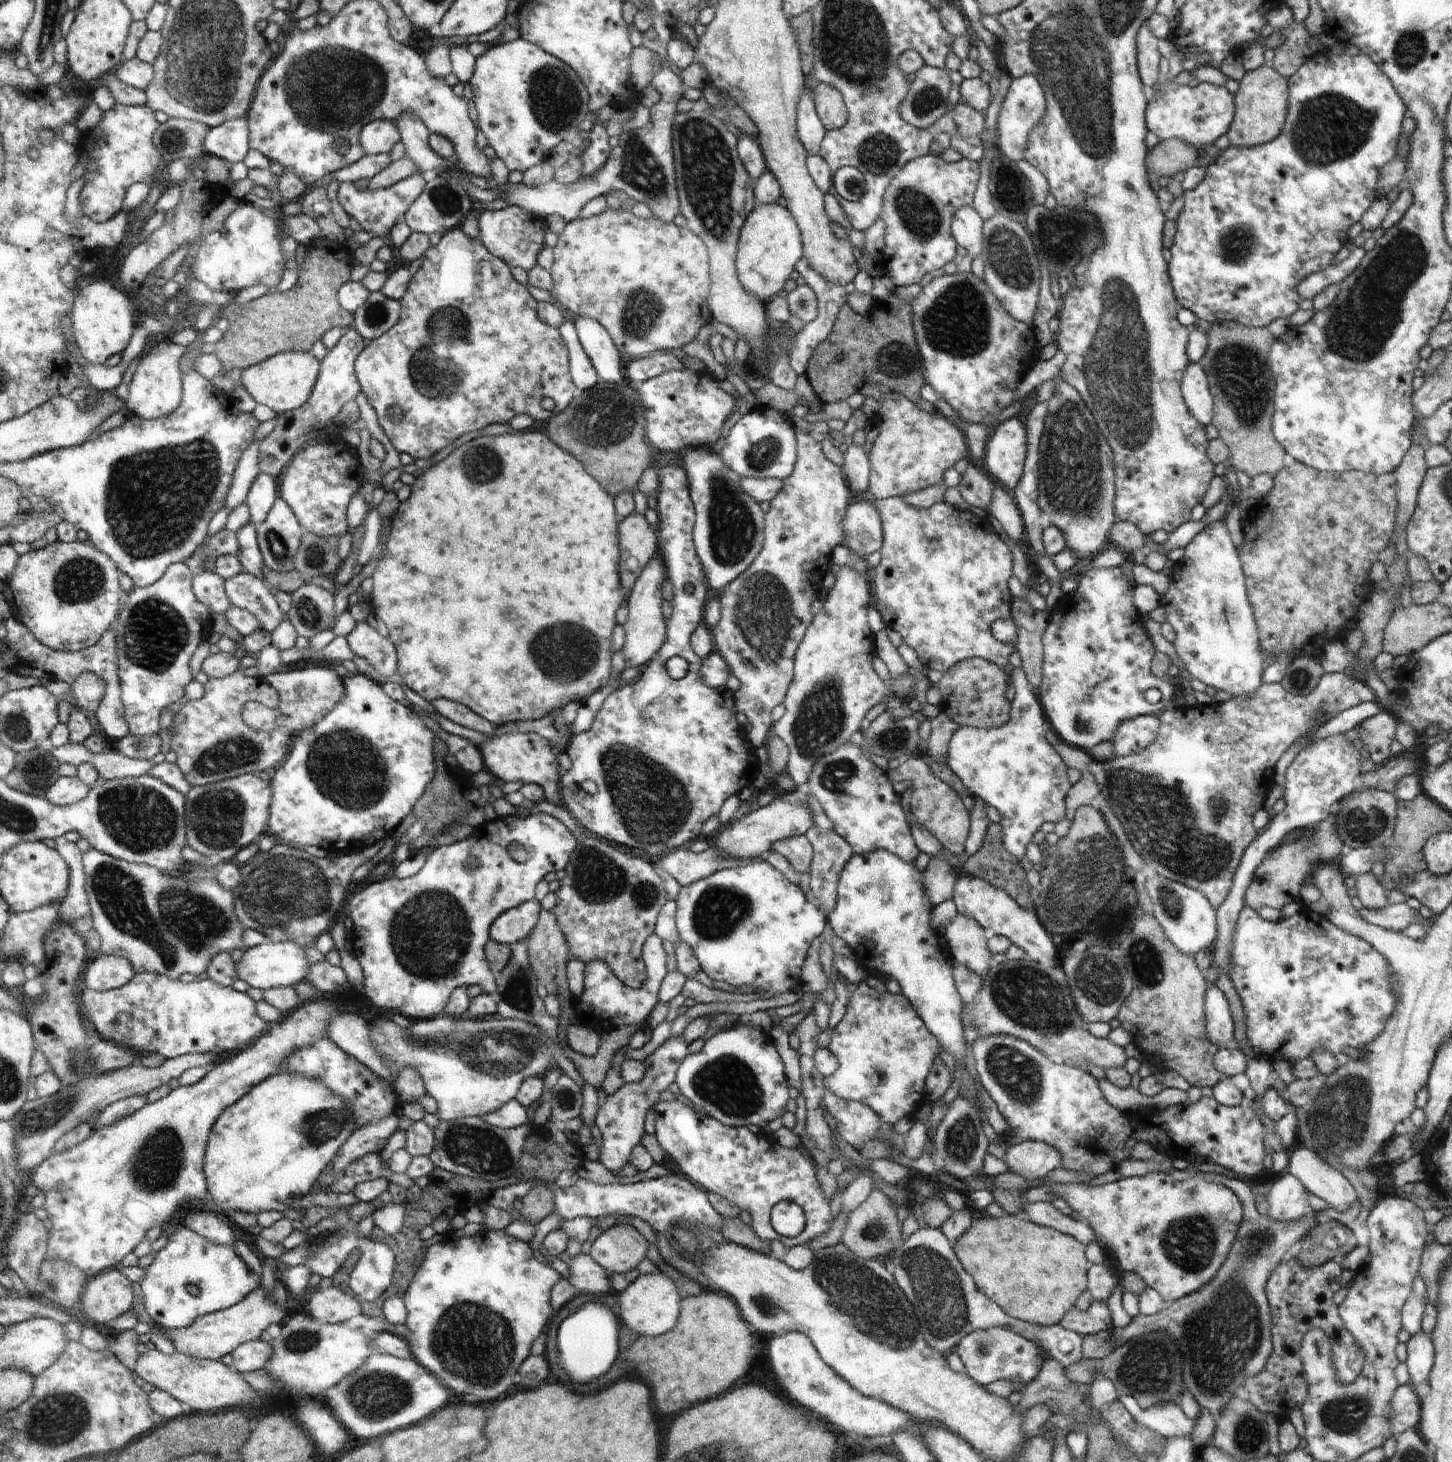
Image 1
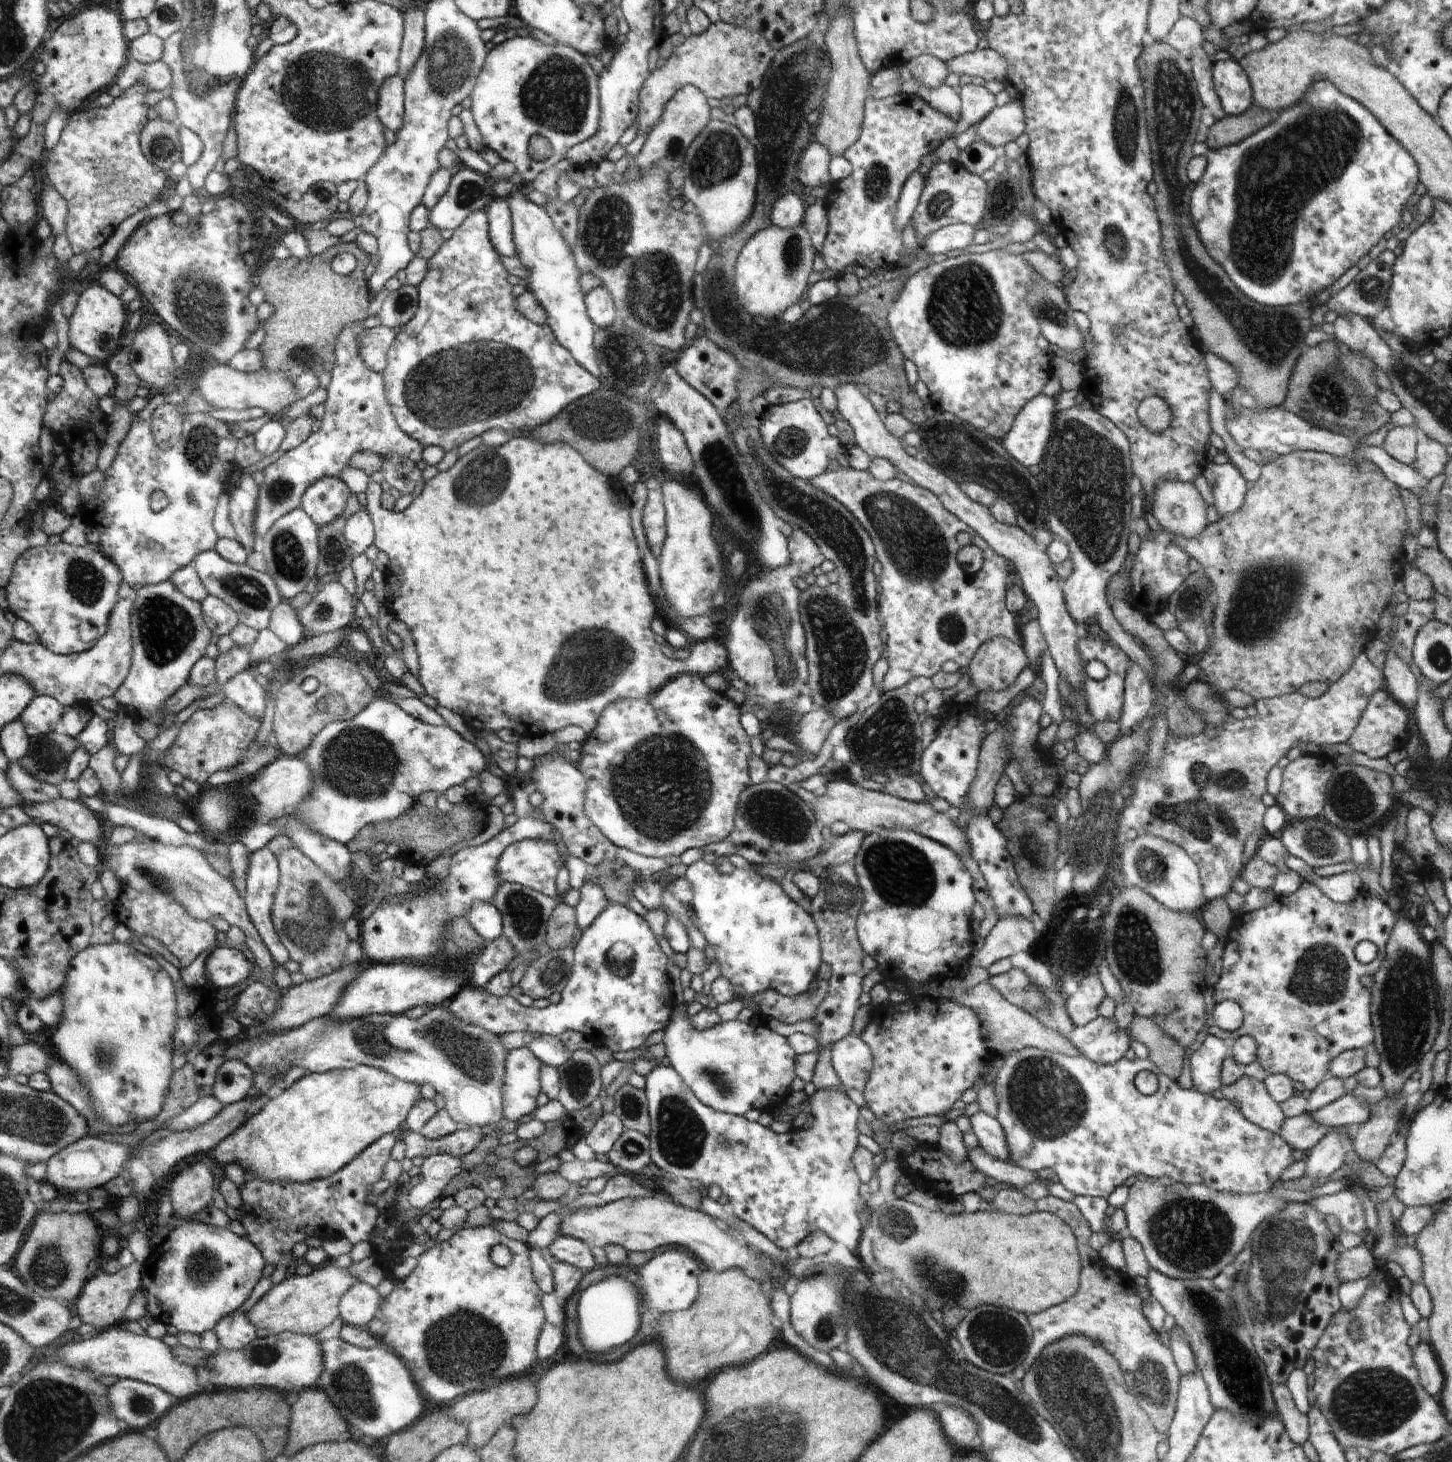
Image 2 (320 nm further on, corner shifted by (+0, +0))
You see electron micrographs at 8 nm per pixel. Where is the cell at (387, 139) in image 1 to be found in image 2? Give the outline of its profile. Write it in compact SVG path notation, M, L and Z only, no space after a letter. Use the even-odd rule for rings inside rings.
M398 74L386 78L377 92L376 112L378 112L378 118L386 128L395 133L398 133L403 128L402 123L405 115L403 79Z

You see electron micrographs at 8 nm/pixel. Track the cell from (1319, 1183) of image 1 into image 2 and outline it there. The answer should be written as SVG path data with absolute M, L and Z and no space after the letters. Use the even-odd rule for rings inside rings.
M1244 1074L1231 1085L1222 1086L1221 1092L1226 1100L1240 1109L1244 1118L1263 1129L1279 1134L1285 1116L1281 1103L1277 1103L1270 1096L1263 1081Z

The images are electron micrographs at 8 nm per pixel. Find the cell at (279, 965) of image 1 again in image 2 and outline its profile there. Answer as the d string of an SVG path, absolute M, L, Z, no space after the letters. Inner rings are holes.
M219 947L210 952L205 959L205 972L208 973L208 979L211 984L222 991L224 988L233 986L236 988L242 985L244 981L250 980L254 976L254 964L251 964L243 956L242 951L230 947Z

